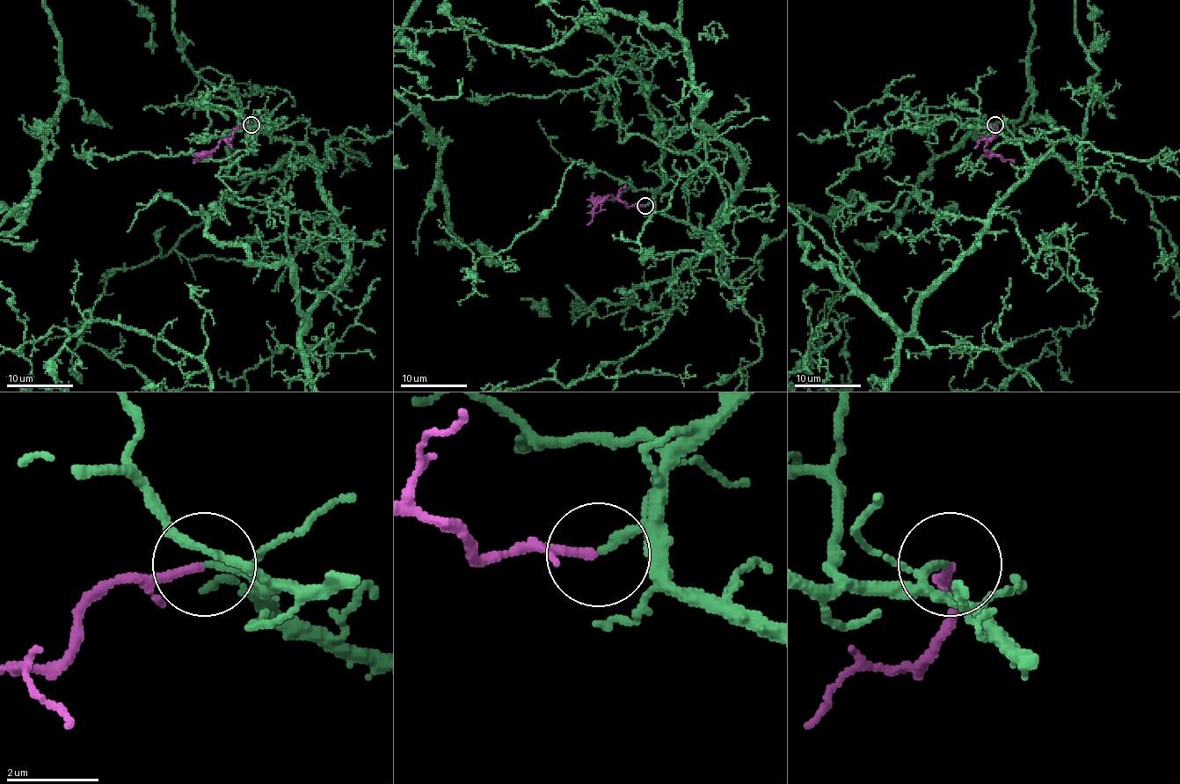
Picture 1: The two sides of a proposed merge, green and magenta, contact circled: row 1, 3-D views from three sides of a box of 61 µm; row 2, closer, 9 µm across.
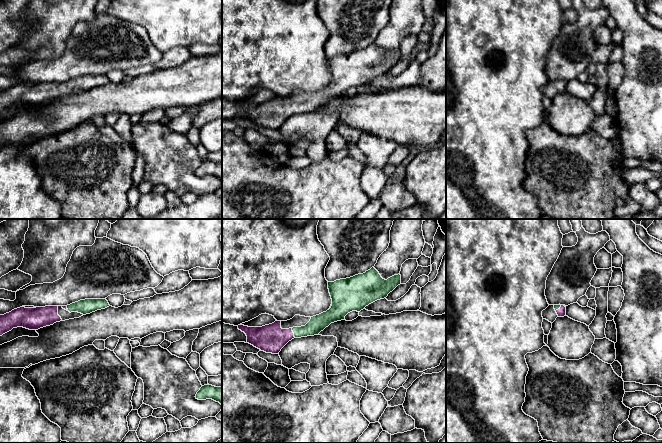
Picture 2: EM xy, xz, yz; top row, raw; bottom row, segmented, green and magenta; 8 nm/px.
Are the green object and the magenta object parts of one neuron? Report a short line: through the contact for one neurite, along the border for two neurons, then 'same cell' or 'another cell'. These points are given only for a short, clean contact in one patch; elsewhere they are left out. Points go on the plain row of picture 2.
line xz (318, 99), (308, 106), (293, 108), (281, 113), (271, 114); same cell

